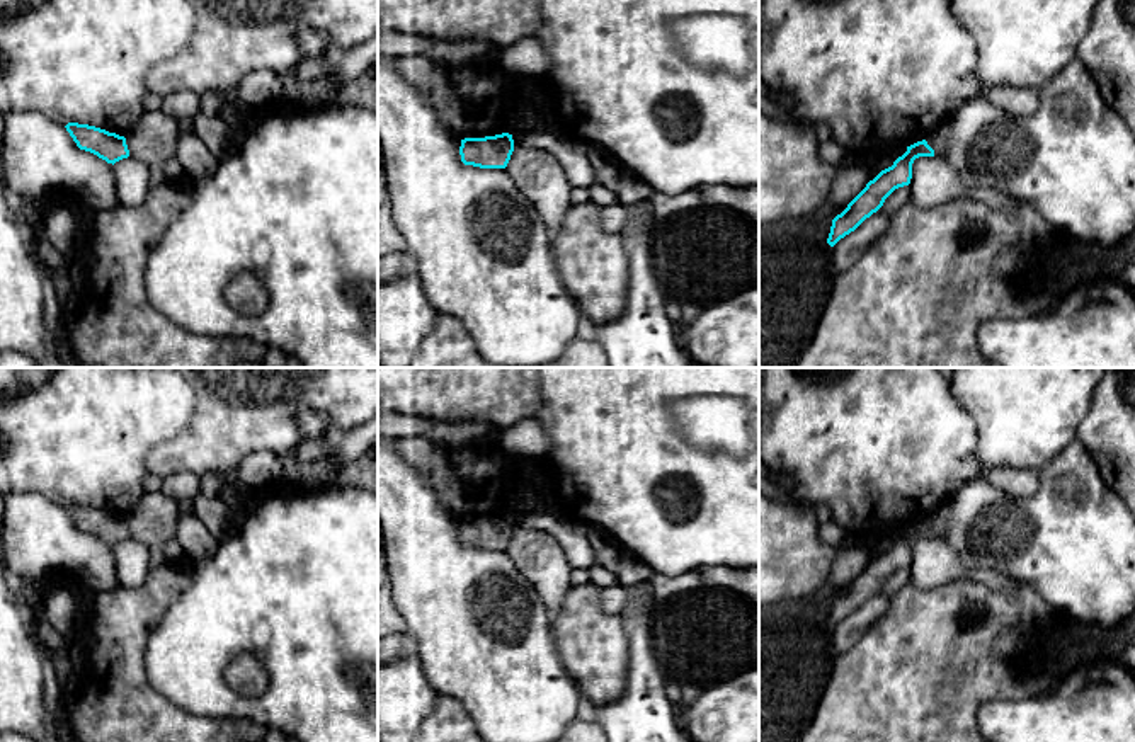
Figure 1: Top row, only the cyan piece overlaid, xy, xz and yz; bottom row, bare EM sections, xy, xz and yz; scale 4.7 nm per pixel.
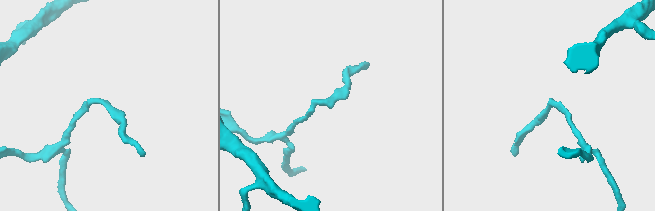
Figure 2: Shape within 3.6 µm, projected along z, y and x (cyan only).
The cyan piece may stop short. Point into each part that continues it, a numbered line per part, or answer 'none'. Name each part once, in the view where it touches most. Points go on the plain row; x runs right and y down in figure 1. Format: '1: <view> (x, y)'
none

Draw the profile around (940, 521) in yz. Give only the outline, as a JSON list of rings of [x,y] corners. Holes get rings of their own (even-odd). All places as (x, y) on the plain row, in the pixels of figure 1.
[[[951,500],[944,502],[926,522],[934,531],[936,539],[946,541],[950,538]]]

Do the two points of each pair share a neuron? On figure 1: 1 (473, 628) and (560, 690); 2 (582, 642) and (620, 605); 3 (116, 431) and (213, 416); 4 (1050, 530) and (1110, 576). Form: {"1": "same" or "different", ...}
{"1": "same", "2": "different", "3": "different", "4": "same"}

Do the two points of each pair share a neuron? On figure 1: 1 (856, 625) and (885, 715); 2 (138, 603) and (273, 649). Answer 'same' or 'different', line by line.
1: different
2: different

